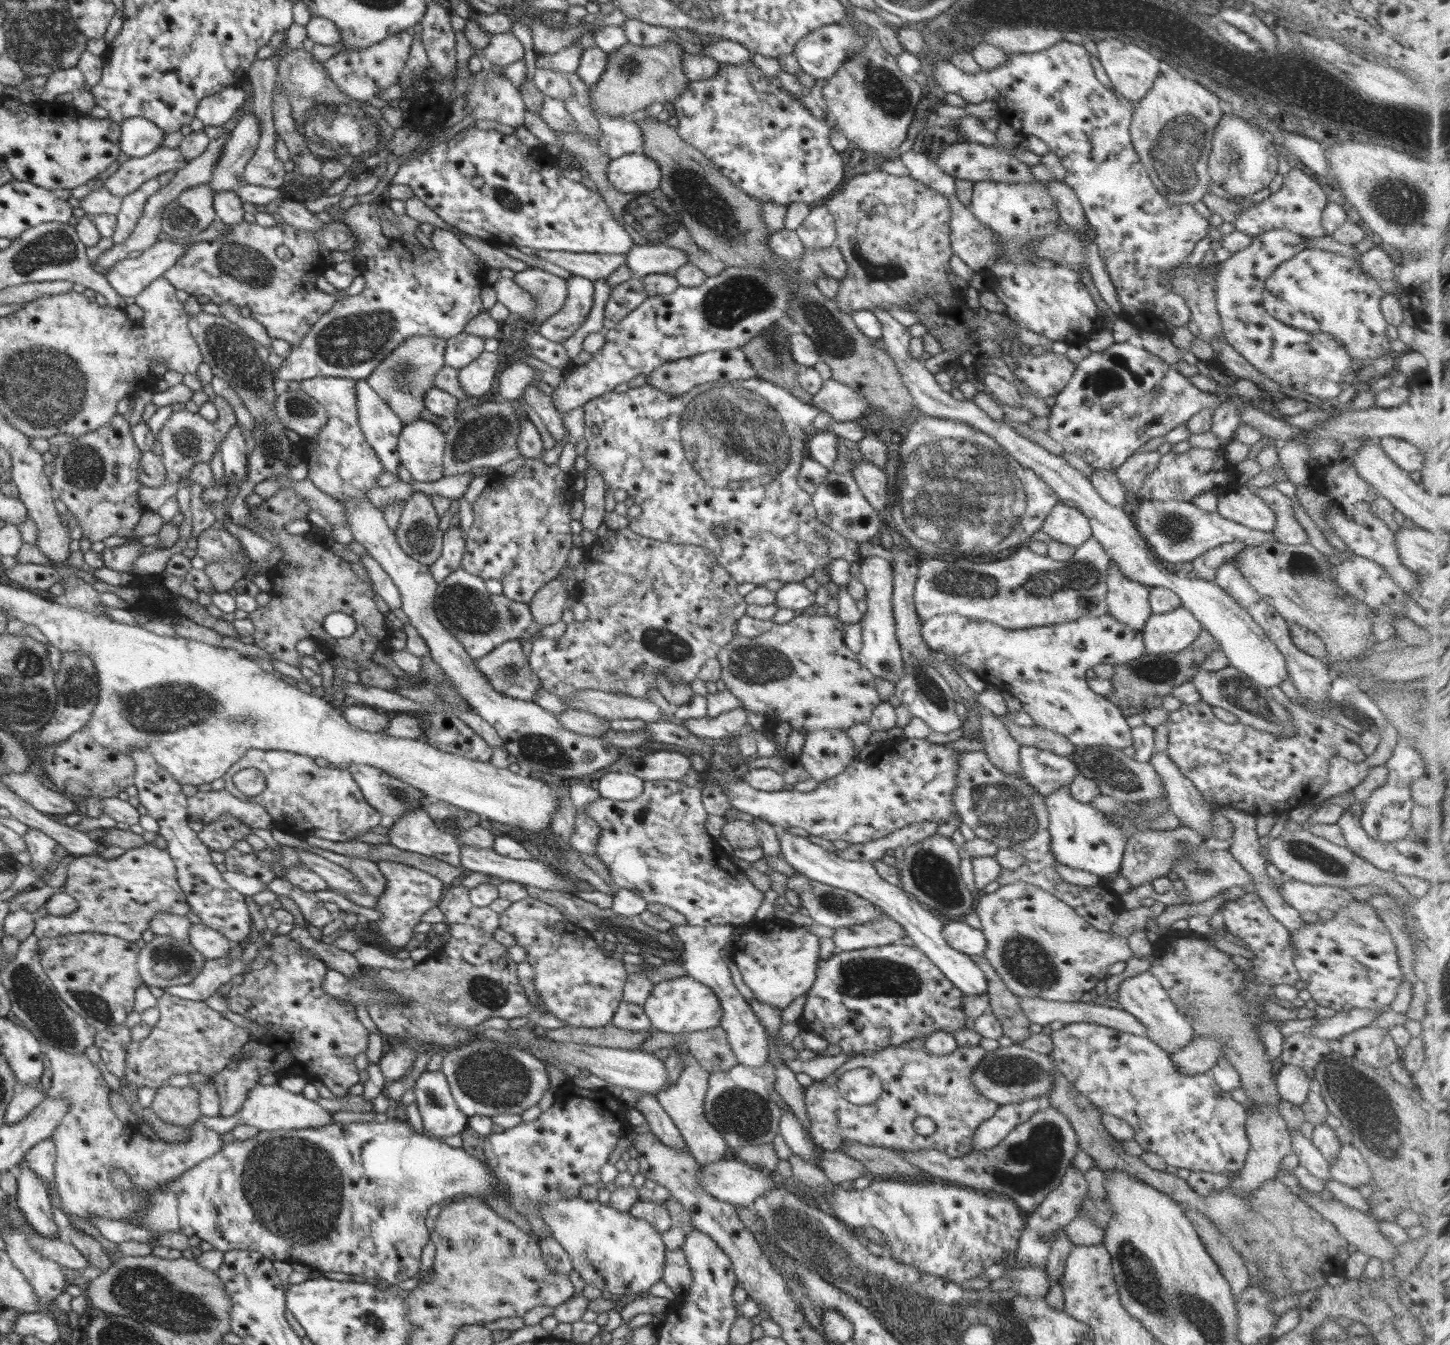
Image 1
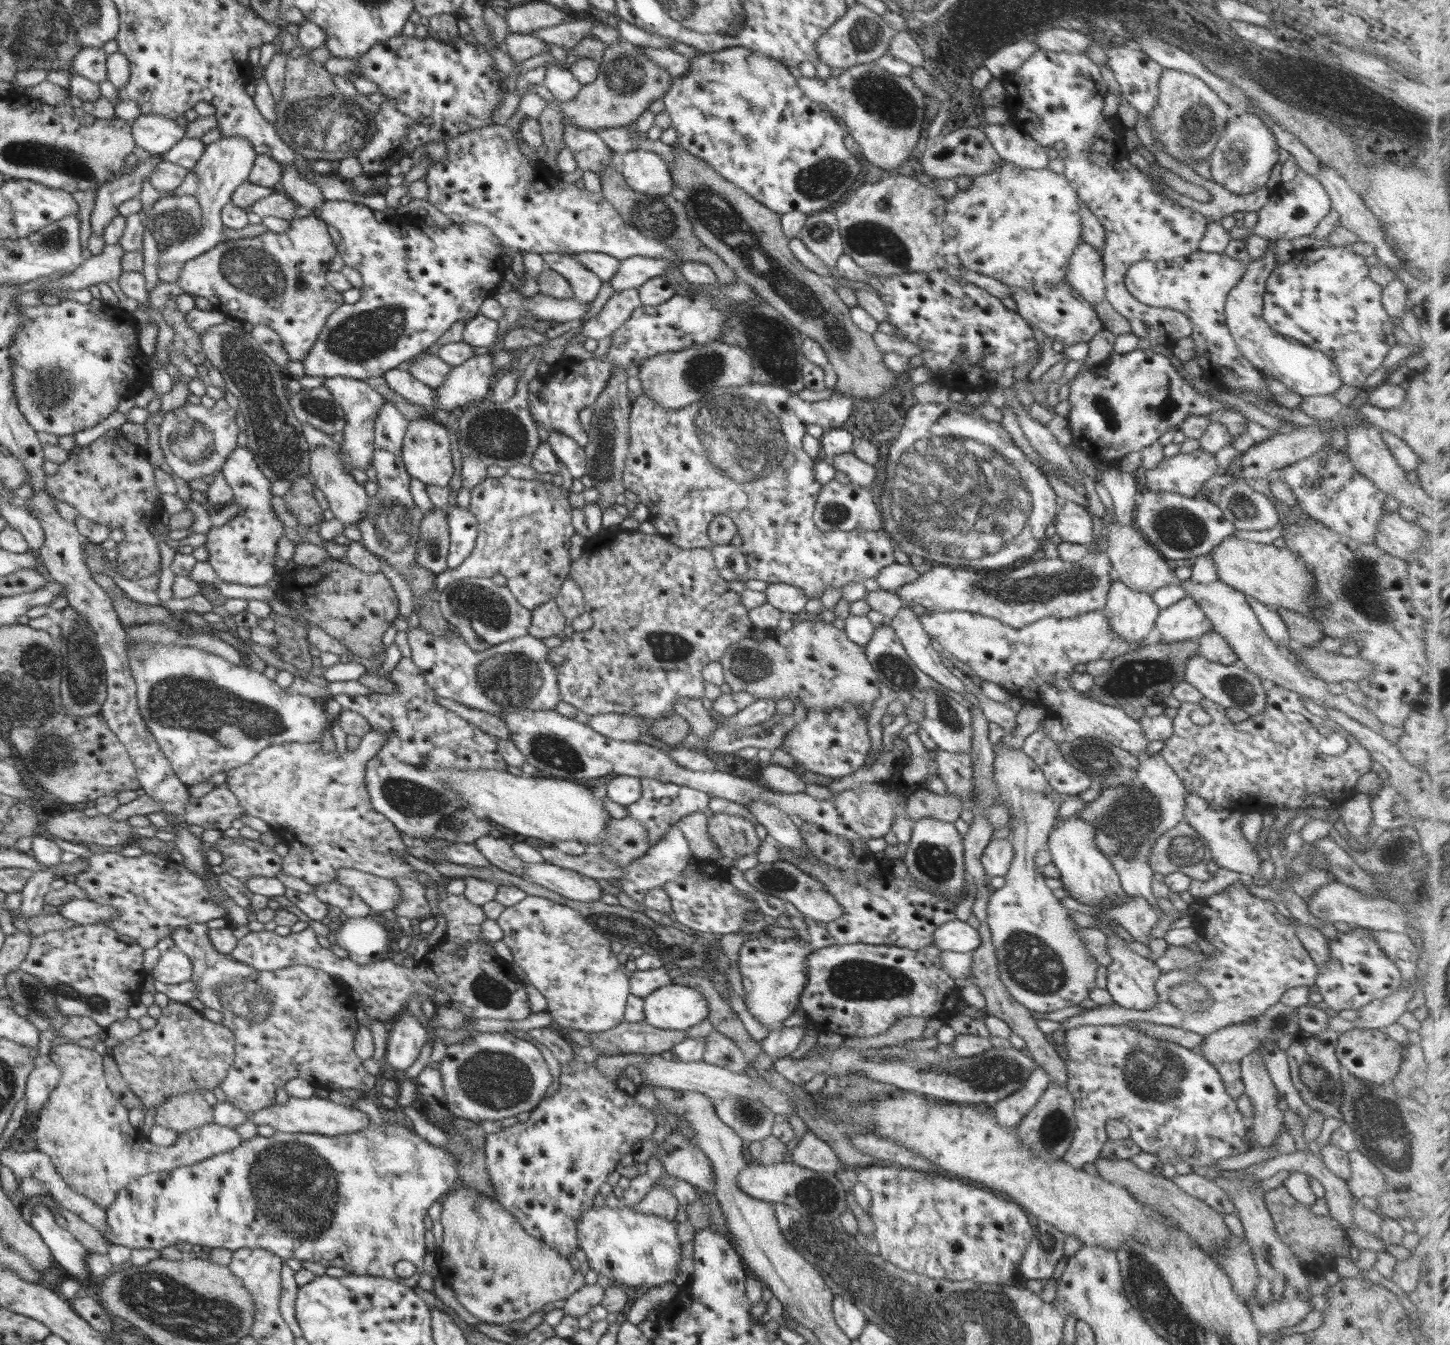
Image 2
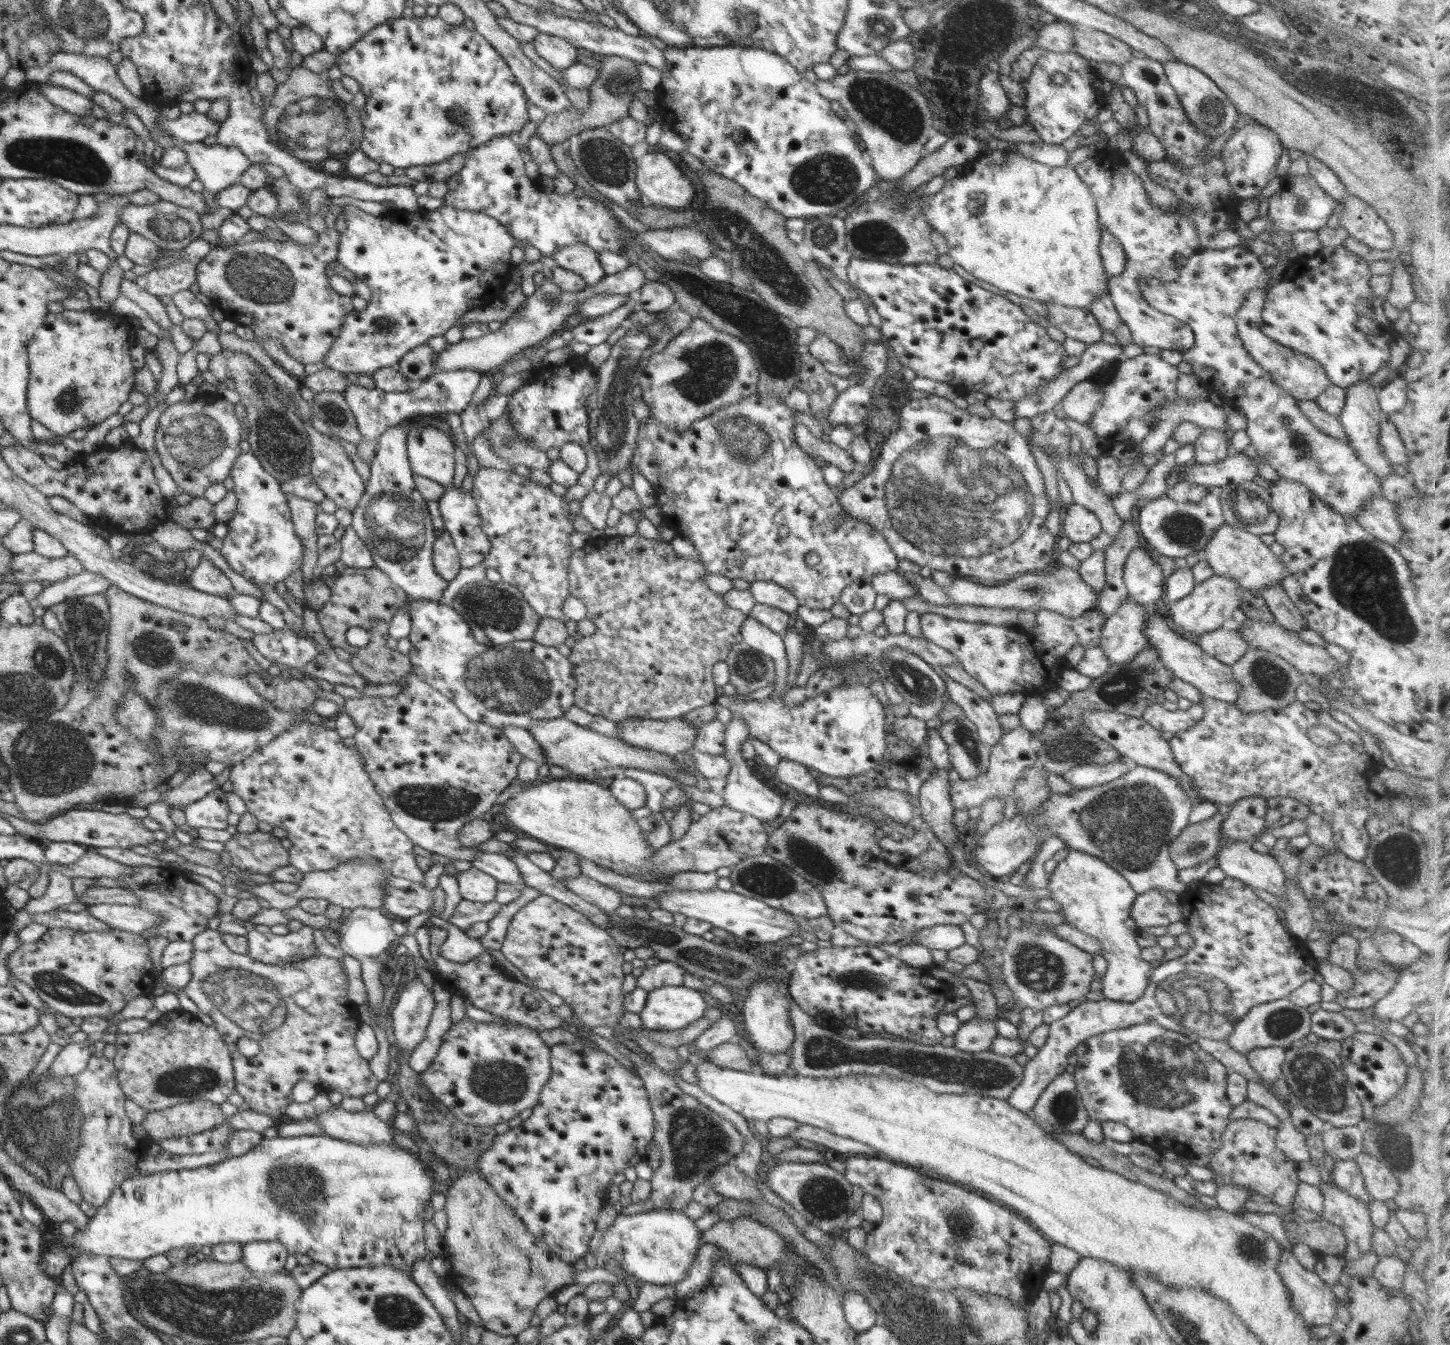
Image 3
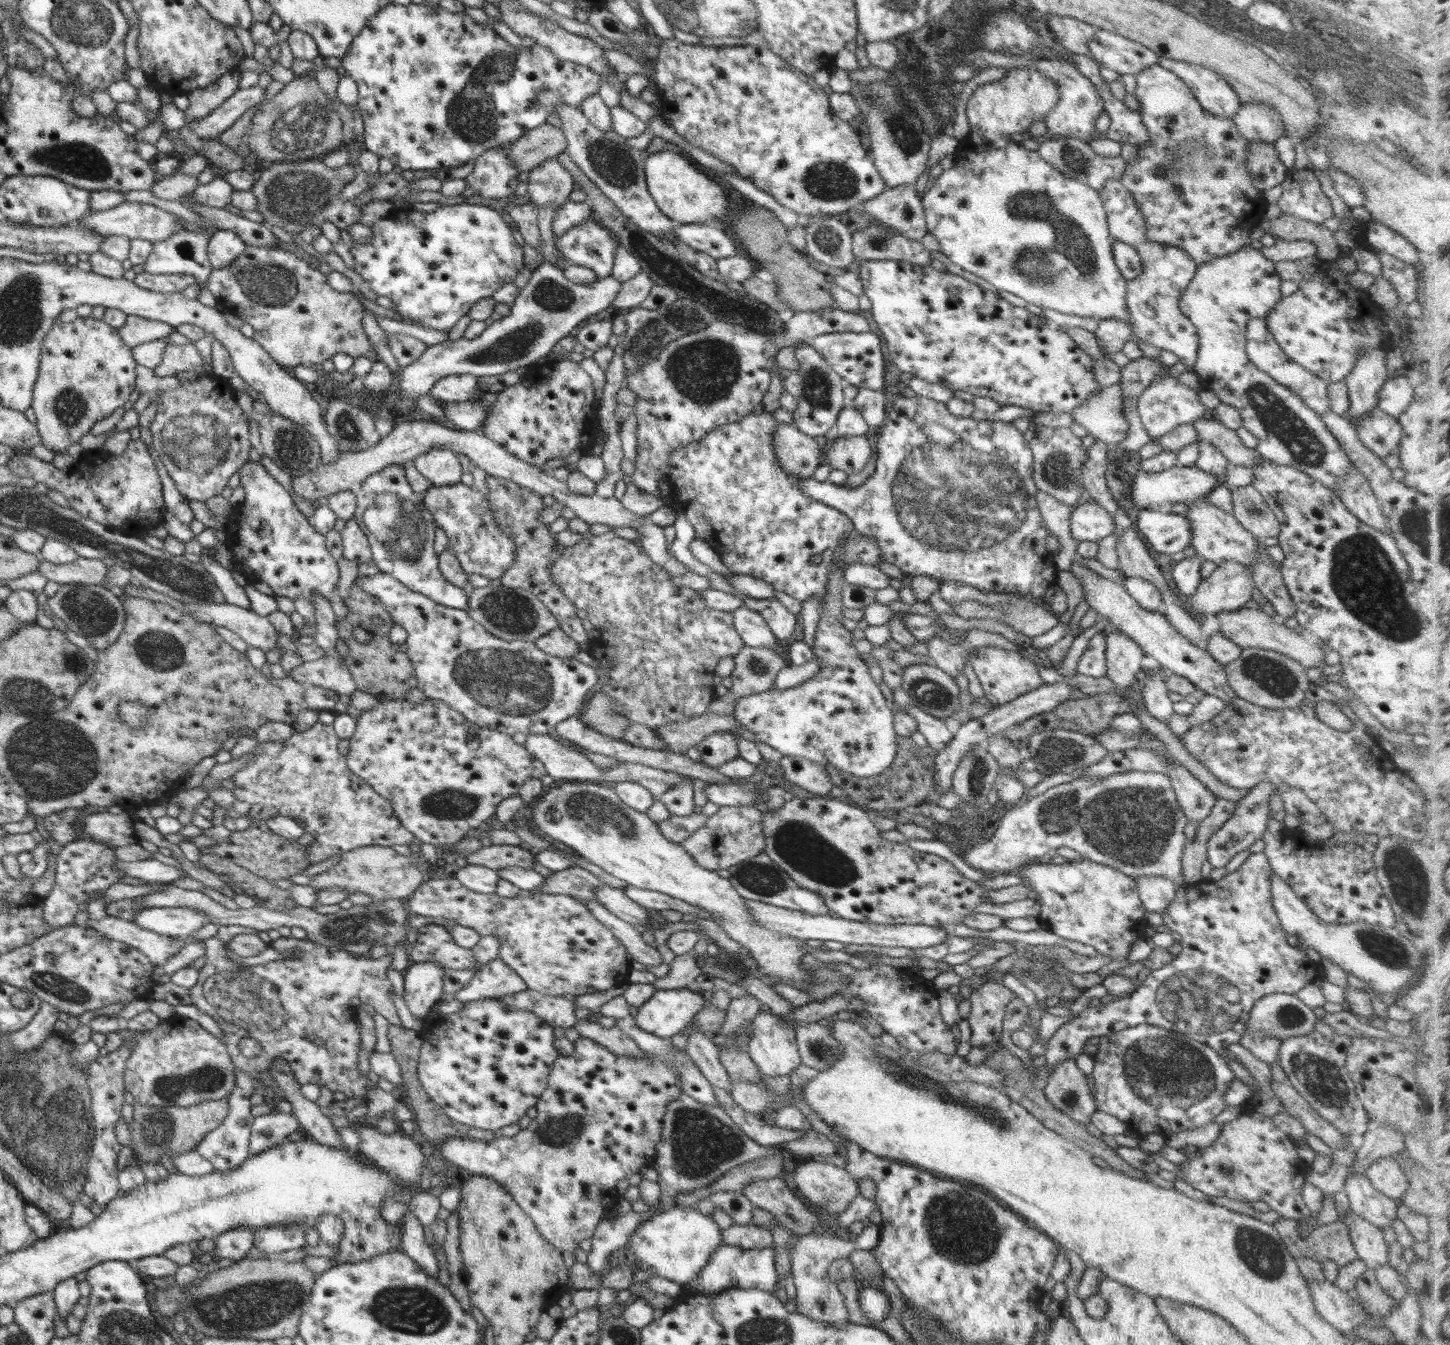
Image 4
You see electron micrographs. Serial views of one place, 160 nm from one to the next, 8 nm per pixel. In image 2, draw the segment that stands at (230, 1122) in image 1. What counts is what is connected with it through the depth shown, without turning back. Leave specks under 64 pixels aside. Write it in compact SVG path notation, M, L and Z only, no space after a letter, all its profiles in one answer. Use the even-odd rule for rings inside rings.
M316 1095L304 1099L289 1096L284 1105L275 1102L270 1108L261 1108L258 1112L252 1112L252 1115L248 1115L248 1121L257 1126L268 1124L270 1128L280 1132L305 1132L326 1136L354 1134L355 1132L362 1132L368 1126L372 1126L370 1125L370 1118L361 1110L346 1107L334 1103L328 1098L323 1099Z

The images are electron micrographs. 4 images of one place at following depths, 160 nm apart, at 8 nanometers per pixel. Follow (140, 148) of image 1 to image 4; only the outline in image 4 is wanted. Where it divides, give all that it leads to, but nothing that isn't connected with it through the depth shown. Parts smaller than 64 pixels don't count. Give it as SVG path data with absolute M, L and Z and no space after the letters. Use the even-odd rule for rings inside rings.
M258 84L252 88L236 89L218 108L212 110L200 120L188 122L195 136L211 140L230 128L244 112L256 106L265 98L266 89Z

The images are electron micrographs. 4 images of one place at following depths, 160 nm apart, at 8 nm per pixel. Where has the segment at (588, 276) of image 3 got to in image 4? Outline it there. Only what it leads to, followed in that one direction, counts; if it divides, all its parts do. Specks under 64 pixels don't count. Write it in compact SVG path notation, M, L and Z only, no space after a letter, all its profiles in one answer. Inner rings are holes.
M595 217L568 229L555 244L568 262L592 269L598 279L611 276L619 240Z

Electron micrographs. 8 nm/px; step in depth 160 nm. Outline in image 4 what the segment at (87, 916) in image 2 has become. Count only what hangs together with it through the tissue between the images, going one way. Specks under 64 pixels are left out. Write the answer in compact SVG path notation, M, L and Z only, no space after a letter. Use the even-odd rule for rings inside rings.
M144 908L134 915L132 921L140 928L148 929L162 936L186 938L208 923L208 916L188 908Z

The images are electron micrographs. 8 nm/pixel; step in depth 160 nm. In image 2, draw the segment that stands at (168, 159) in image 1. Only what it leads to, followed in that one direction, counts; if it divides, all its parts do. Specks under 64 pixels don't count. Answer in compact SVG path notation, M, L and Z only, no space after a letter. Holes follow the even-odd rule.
M162 156L140 161L96 190L95 205L90 214L91 232L103 237L106 225L119 214L118 207L140 195L142 182L152 174L156 166L160 166L160 162L164 162Z

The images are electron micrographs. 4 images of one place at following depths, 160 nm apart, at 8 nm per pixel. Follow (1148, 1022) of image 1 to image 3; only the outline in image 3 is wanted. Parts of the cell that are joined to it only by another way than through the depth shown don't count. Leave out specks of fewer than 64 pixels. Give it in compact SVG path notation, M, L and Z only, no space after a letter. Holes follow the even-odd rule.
M1065 849L1068 852L1065 860L1058 863L1056 869L1050 875L1050 899L1060 904L1062 909L1059 913L1066 919L1066 923L1071 927L1077 928L1082 932L1086 932L1090 936L1094 936L1098 942L1102 943L1101 955L1107 960L1107 972L1102 978L1102 992L1105 999L1117 1000L1120 1002L1131 1002L1134 1006L1140 1003L1140 998L1146 992L1151 984L1152 963L1142 960L1140 950L1142 948L1136 943L1136 936L1140 930L1136 926L1136 922L1132 919L1130 909L1132 903L1136 899L1137 892L1132 890L1132 886L1128 880L1124 879L1114 868L1111 868L1104 861L1096 859L1096 856L1090 856L1080 851Z

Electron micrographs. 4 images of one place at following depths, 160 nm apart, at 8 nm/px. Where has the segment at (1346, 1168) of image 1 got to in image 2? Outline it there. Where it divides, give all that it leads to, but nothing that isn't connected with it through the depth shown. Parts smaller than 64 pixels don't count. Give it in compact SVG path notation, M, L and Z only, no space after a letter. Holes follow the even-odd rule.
M1358 1149L1347 1155L1351 1176L1346 1182L1351 1194L1358 1199L1363 1196L1378 1198L1386 1190L1383 1172Z

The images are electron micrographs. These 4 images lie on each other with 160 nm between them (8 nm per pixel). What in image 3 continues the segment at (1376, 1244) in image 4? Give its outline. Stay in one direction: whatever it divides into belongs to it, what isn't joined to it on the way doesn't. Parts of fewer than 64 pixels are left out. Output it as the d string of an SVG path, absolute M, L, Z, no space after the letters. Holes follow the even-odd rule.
M1325 1182L1319 1189L1323 1194L1322 1217L1342 1228L1347 1240L1343 1258L1353 1263L1372 1248L1373 1230L1369 1208L1365 1202Z

